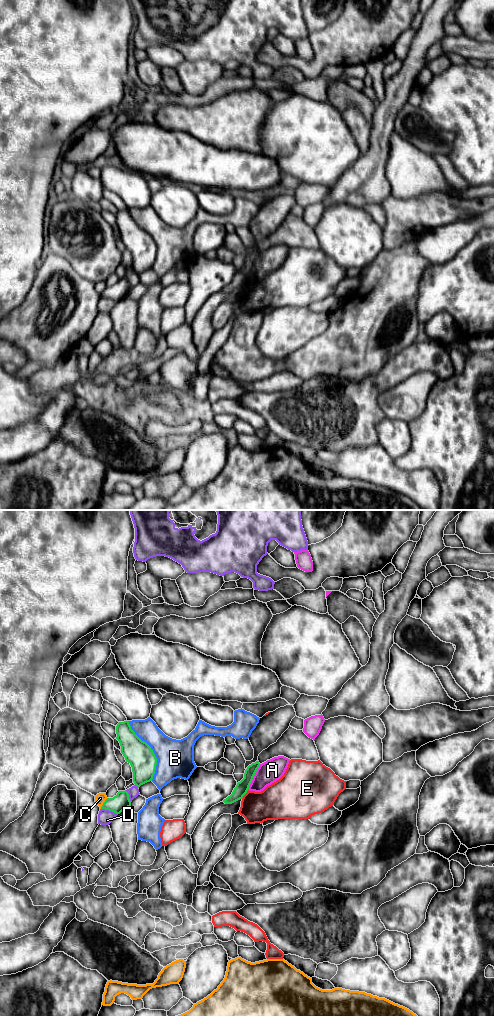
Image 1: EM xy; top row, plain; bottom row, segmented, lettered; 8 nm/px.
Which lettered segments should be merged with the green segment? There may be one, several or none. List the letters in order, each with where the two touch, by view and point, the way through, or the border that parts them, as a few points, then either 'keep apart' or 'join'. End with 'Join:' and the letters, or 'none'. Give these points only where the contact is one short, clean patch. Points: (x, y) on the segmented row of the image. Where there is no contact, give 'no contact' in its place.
A: meets green in xy at (253, 776); border along xy (260, 764), (247, 789); keep apart
B: meets green in xy at (152, 750); keep apart
C: meets green in xy at (103, 803); keep apart
D: meets green in xy at (109, 810); border along xy (101, 808), (111, 810), (117, 814); keep apart
E: meets green in xy at (245, 793); keep apart
Join: none

